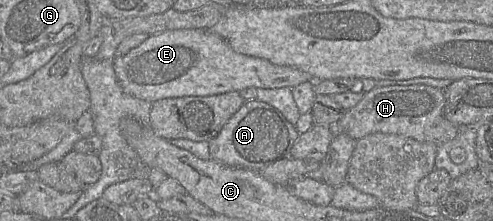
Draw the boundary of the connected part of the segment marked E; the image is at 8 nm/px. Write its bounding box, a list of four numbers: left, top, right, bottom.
[112,29,312,103]

